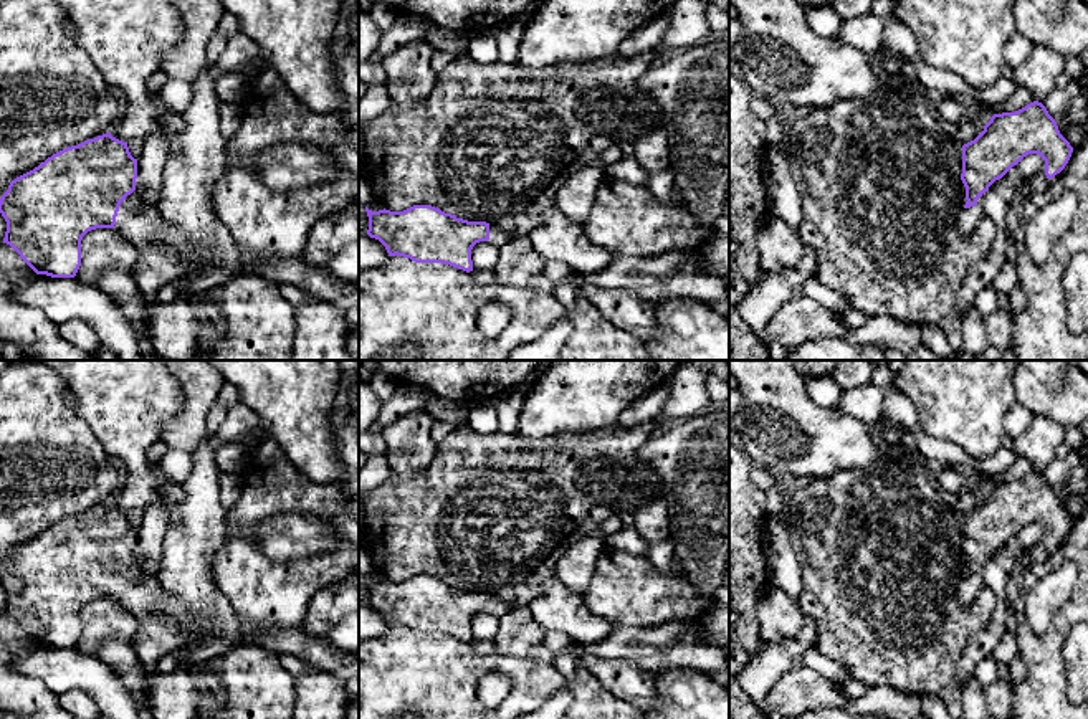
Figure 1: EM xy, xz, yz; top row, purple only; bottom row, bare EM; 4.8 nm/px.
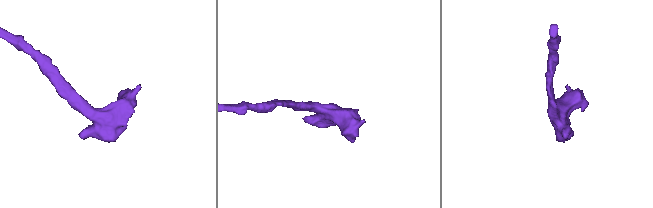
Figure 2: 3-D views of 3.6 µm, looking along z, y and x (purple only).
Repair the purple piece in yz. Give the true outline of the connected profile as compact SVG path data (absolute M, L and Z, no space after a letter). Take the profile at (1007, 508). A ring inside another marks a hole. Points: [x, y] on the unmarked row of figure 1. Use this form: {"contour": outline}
{"contour": "M1038 471L1015 483L994 484L984 501L962 516L961 550L967 572L959 583L959 600L966 605L976 600L984 587L977 569L1025 526L1038 524L1045 531L1047 549L1053 549L1065 539L1071 522L1073 517Z"}

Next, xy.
{"contour": "M111 502L66 517L33 540L10 552L0 569L0 583L7 592L3 613L36 643L51 648L74 648L81 636L81 610L96 598L116 598L137 621L159 618L182 635L207 633L210 621L192 615L169 593L157 574L146 574L136 560L137 531L127 512Z"}

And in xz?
{"contour": "M413 575L403 582L379 580L372 582L365 577L369 587L367 605L379 610L389 626L410 628L415 633L441 633L453 638L463 640L466 643L473 641L471 620L480 612L491 612L496 617L506 612L527 607L536 598L542 597L542 583L519 583L509 585L493 592L468 592L456 588L451 583L445 583L432 575Z"}

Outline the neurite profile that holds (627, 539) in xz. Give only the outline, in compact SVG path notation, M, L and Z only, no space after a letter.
M623 526L618 532L605 536L604 547L622 550L635 555L648 554L648 542L645 542L633 526Z

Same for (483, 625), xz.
M480 612L471 620L475 640L494 640L498 633L498 617L488 612Z

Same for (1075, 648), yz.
M1076 623L1063 643L1068 698L1075 704L1088 699L1088 625Z

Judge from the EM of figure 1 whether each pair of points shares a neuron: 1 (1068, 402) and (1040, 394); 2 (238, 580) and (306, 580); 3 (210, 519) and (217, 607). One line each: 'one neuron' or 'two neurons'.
1: one neuron
2: one neuron
3: one neuron

